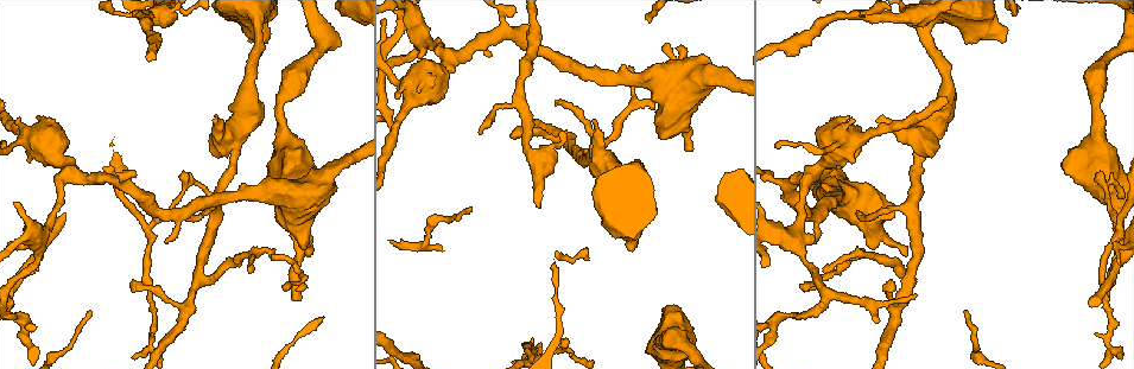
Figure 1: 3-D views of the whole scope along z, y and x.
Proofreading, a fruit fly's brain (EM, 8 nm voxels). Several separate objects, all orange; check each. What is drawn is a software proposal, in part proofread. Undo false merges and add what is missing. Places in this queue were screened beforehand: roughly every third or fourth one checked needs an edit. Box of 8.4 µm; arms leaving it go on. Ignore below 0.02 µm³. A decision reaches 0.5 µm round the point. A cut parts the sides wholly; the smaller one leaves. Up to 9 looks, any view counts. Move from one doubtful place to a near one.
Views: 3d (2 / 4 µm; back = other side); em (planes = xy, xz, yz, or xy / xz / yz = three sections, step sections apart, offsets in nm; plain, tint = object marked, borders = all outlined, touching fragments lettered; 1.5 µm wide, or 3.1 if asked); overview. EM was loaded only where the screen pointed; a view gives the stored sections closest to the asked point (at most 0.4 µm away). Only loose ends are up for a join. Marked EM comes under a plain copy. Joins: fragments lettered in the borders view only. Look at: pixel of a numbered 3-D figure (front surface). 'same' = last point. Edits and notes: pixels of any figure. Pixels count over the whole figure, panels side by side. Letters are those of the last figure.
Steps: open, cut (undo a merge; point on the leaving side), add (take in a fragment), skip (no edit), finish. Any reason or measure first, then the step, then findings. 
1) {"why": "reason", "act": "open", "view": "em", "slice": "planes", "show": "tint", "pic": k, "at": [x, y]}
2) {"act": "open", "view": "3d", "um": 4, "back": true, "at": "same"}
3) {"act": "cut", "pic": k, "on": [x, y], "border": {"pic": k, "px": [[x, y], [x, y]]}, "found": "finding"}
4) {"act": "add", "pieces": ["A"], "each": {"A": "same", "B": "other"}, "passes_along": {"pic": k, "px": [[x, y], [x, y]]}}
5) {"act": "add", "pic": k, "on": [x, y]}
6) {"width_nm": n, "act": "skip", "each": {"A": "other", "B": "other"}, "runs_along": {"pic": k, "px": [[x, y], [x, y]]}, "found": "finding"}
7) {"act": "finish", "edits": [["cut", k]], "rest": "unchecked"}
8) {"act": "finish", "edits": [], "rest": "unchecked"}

{"why": "branch stops here", "act": "open", "view": "3d", "um": 2, "pic": 1, "at": [310, 255]}

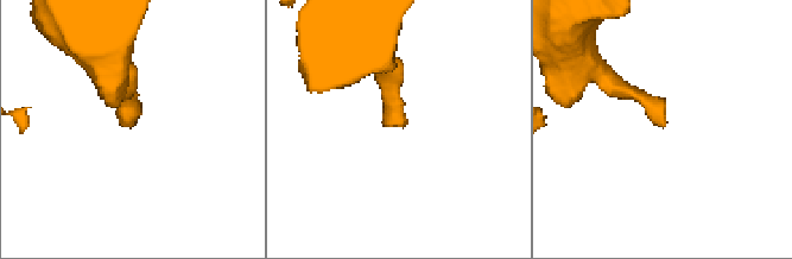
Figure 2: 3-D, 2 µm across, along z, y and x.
{"why": "need the tissue", "act": "open", "view": "em", "slice": "planes", "show": "tint", "pic": 2, "at": [401, 122]}

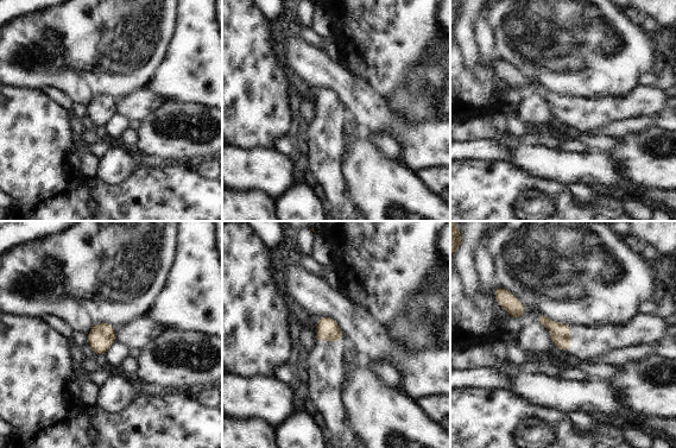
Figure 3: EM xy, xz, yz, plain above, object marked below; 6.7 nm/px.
{"act": "open", "view": "em", "slice": "planes", "show": "borders", "at": "same"}

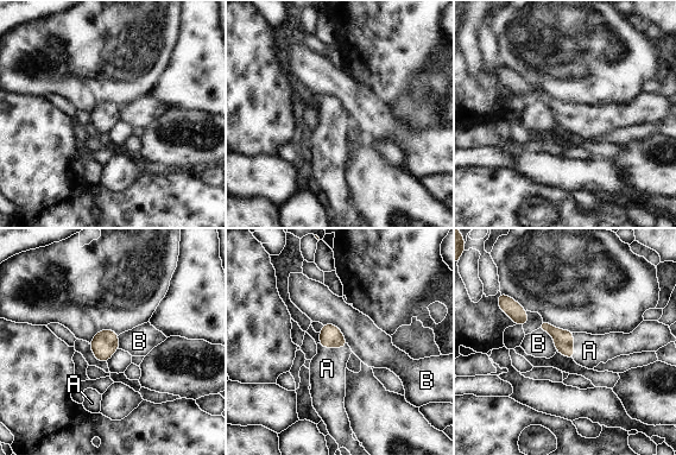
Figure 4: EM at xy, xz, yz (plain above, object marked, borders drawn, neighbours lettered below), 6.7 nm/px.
{"longest_contact_nm": ["B", 240], "act": "add", "pieces": ["A"], "each": {"A": "same", "B": "other"}, "passes_along": {"pic": 4, "px": [[330, 336], [333, 347], [327, 368]]}, "found": "it goes on there"}

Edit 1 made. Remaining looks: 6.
{"why": "thick end", "act": "open", "view": "em", "slice": "planes", "show": "tint", "pic": 1, "at": [286, 170]}

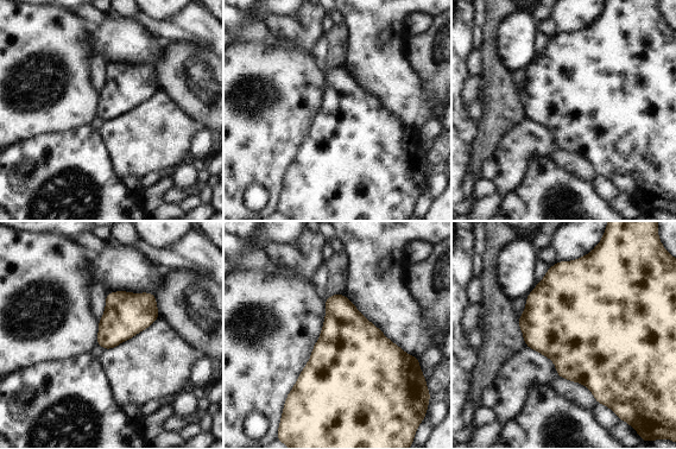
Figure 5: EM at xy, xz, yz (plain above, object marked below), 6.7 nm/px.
{"why": "what lies round it", "act": "open", "view": "em", "slice": "planes", "show": "borders", "at": "same"}

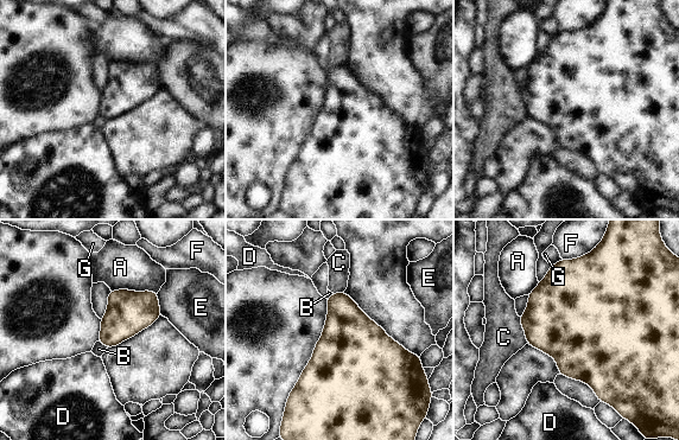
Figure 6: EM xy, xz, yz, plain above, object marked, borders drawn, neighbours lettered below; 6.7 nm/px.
{"width_nm": 480, "longest_contact_nm": ["A", 320], "act": "skip", "each": {"A": "other", "B": "other", "C": "other", "D": "other", "E": "other", "F": "other", "G": "other"}, "found": "no lettered fragment goes on from it"}

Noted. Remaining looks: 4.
{"act": "open", "view": "overview"}

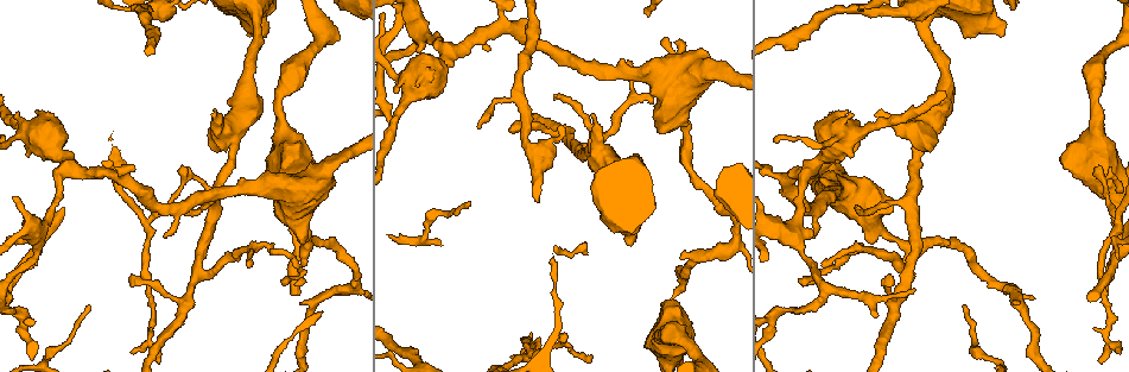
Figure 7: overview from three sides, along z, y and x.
{"why": "end of a long branch", "act": "open", "view": "em", "slice": "planes", "show": "borders", "pic": 7, "at": [295, 295]}

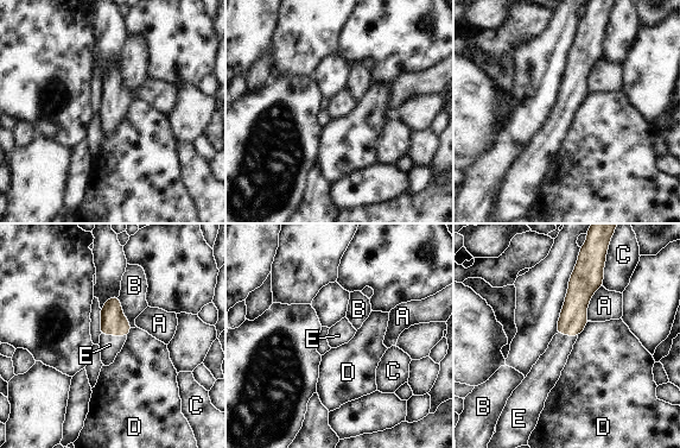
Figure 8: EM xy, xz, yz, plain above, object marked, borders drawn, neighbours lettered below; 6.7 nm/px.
{"longest_contact_nm": ["A", 260], "act": "add", "pieces": ["E"], "each": {"A": "other", "B": "other", "C": "other", "D": "other", "E": "same"}, "passes_along": {"pic": 8, "px": [[113, 322], [113, 334], [109, 345]]}, "found": "it goes on there"}

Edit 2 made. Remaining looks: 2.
{"why": "see it whole again", "act": "open", "view": "overview"}

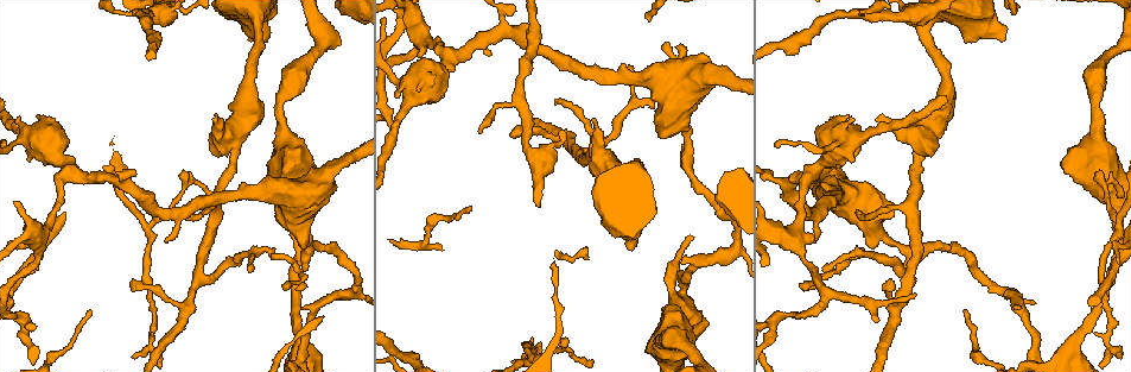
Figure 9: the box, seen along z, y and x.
{"why": "thin end", "act": "open", "view": "em", "slice": "planes", "show": "borders", "pic": 9, "at": [132, 280]}

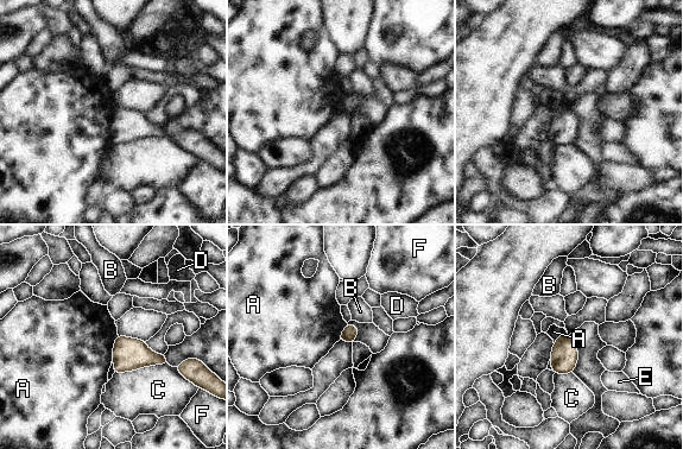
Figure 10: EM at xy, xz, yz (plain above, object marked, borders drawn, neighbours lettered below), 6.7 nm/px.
{"width_nm": 100, "act": "skip", "each": {"A": "other", "B": "other", "C": "other", "D": "other", "E": "other", "F": "other"}, "border": {"pic": 10, "px": [[118, 335], [114, 342], [112, 360]]}, "found": "no lettered fragment goes on from it"}

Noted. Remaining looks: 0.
{"act": "finish", "edits": [["add", 4], ["add", 8]], "rest": "unchecked"}

